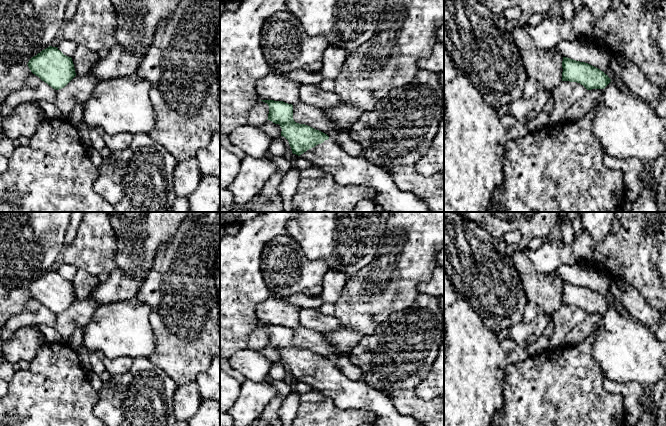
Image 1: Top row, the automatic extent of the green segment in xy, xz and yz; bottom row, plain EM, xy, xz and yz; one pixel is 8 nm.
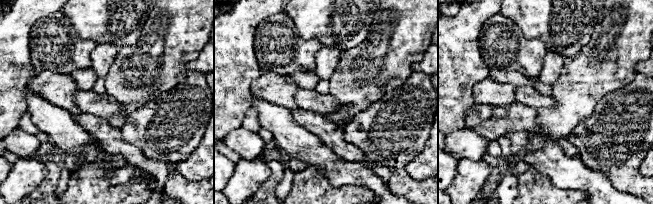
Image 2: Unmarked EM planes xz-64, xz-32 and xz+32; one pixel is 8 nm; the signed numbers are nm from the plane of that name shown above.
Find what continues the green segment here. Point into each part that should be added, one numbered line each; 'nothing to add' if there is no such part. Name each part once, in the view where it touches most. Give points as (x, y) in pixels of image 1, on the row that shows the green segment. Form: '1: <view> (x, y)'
1: xz (346, 169)

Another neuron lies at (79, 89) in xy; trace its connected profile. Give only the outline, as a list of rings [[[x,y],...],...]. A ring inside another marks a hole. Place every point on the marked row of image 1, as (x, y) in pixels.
[[[90,74],[75,76],[64,88],[56,90],[55,105],[63,114],[63,119],[68,120],[76,105],[84,104],[91,96],[97,79]]]

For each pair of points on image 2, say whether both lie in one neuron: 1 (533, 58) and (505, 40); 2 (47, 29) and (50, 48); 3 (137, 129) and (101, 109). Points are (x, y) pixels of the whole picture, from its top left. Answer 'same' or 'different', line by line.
1: same
2: same
3: different

